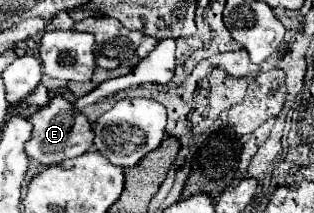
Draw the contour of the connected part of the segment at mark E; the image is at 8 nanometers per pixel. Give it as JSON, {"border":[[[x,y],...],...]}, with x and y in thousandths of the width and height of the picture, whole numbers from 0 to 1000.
{"border":[[[194,451],[162,460],[162,479],[143,507],[111,526],[99,545],[99,582],[105,582],[105,648],[86,667],[80,704],[92,742],[131,761],[137,779],[175,779],[213,742],[258,732],[296,676],[296,610],[277,554],[252,516],[239,516],[226,479],[213,479]]]}

